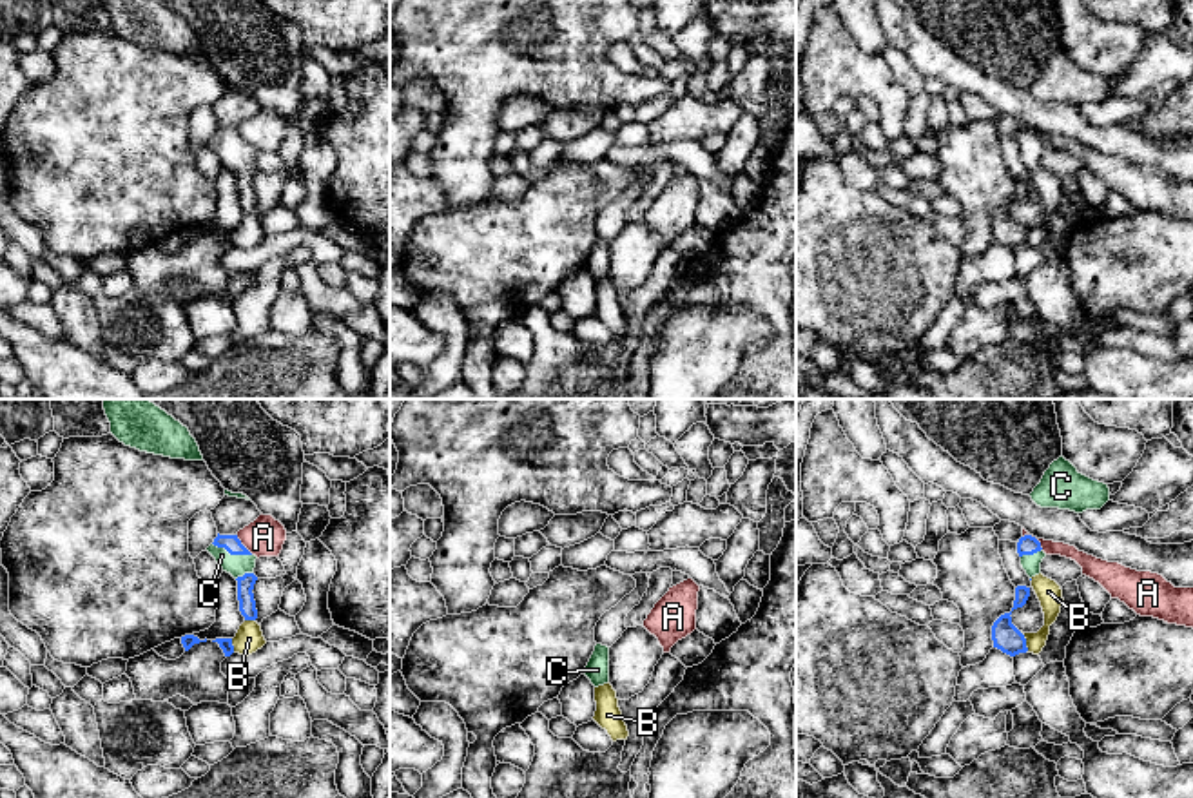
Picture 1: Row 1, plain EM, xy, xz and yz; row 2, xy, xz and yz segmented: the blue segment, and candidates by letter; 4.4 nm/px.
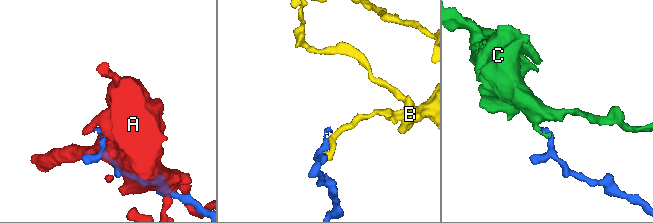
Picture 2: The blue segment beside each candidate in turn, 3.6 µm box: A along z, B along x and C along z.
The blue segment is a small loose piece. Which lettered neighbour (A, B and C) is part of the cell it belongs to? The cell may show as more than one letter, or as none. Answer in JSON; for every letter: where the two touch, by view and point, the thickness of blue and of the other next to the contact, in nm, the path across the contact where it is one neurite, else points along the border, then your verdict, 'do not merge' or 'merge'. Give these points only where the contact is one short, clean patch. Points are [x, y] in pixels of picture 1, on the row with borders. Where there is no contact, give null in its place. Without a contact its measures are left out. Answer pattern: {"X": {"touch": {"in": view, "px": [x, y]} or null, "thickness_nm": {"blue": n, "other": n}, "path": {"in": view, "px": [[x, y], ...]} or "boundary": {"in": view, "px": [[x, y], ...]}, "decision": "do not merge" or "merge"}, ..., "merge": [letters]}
{"A": {"touch": {"in": "yz", "px": [1034, 537]}, "thickness_nm": {"blue": 90, "other": 70}, "decision": "do not merge"}, "B": {"touch": {"in": "yz", "px": [1025, 641]}, "thickness_nm": {"blue": 120, "other": 110}, "boundary": {"in": "yz", "px": [[1019, 632], [1028, 650]]}, "decision": "do not merge"}, "C": {"touch": {"in": "xy", "px": [232, 554]}, "thickness_nm": {"blue": 80, "other": 100}, "path": {"in": "xy", "px": [[231, 543], [232, 554], [236, 564]]}, "decision": "merge"}, "merge": ["C"]}

